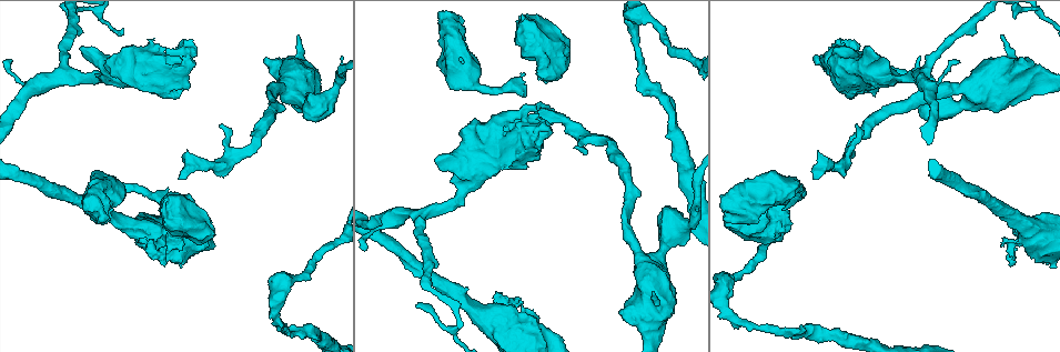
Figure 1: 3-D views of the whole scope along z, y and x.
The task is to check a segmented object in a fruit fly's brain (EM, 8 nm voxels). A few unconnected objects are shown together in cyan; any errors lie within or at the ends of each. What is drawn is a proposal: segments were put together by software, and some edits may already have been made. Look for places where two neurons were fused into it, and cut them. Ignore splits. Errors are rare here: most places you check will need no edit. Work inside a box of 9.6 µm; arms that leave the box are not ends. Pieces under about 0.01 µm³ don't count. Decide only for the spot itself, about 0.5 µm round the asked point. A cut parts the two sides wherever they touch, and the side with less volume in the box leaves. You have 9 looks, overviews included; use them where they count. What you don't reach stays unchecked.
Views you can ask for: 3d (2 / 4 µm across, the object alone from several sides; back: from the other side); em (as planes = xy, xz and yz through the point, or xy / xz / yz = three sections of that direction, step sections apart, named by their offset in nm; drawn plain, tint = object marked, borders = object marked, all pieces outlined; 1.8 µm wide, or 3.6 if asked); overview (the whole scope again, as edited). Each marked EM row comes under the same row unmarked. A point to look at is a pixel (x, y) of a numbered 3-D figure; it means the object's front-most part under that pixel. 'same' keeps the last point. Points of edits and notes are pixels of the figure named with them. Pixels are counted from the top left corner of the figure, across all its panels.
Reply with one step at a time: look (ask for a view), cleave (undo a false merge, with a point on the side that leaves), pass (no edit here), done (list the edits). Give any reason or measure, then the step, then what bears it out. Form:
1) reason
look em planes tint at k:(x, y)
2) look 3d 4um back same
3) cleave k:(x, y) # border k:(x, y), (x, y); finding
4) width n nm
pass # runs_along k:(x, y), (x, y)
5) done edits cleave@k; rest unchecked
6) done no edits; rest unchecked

sudden change in width
look em 3.6um planes tint at 1:(153, 61)

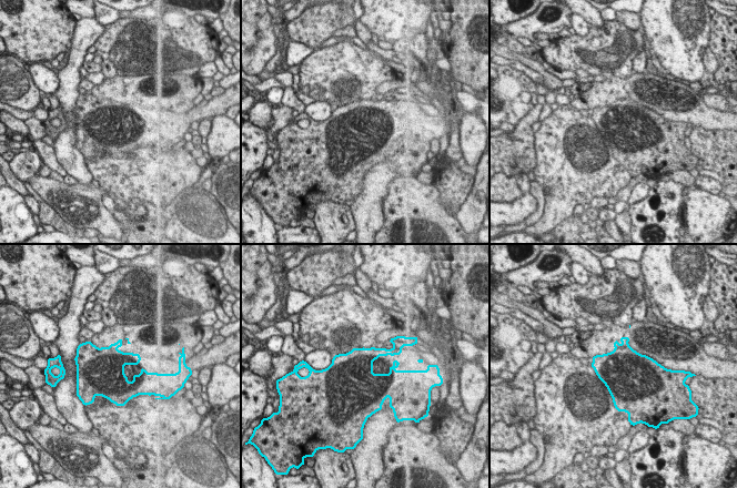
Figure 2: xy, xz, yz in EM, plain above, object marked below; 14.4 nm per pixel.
width 500 nm
pass # one neuron here

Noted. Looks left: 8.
branch point
look em planes tint at 1:(423, 214)

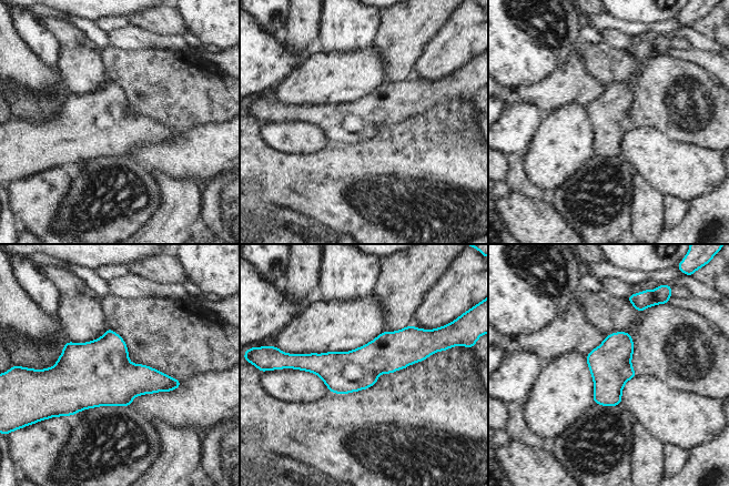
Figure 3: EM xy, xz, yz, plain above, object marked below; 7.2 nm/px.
width 300 nm
pass # runs_along 3:(428, 352), (297, 363); all the same neuron

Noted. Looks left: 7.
abrupt turn
look em 3.6um planes tint at 1:(117, 188)

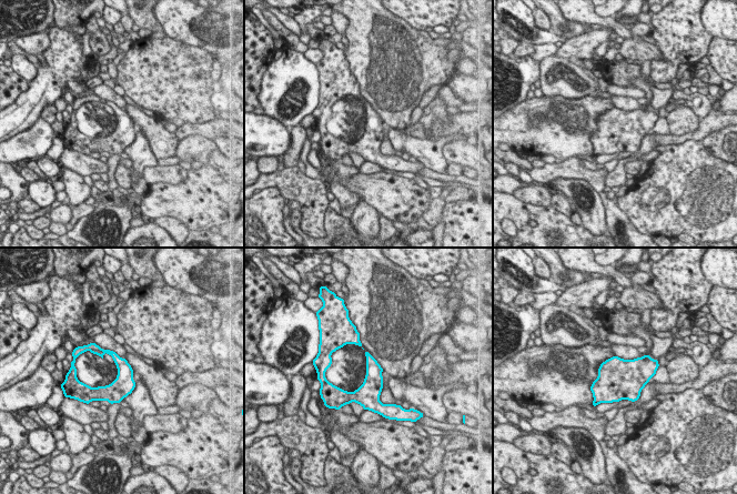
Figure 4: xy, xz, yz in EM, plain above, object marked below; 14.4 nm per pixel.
width 260 nm
pass # all the same neuron

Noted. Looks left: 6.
a narrow waist
look 3d 4um at 1:(971, 87)

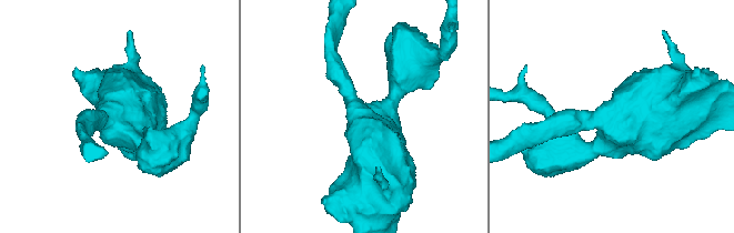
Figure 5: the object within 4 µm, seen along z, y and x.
look em 3.6um xz step 8 tint at 5:(358, 112)

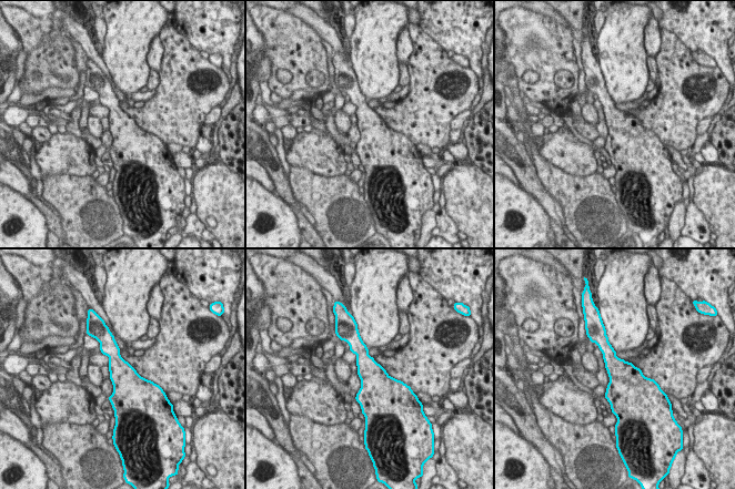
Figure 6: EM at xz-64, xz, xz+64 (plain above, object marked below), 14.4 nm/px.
width 400 nm
pass # all the same neuron

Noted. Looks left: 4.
done no edits; rest unchecked

